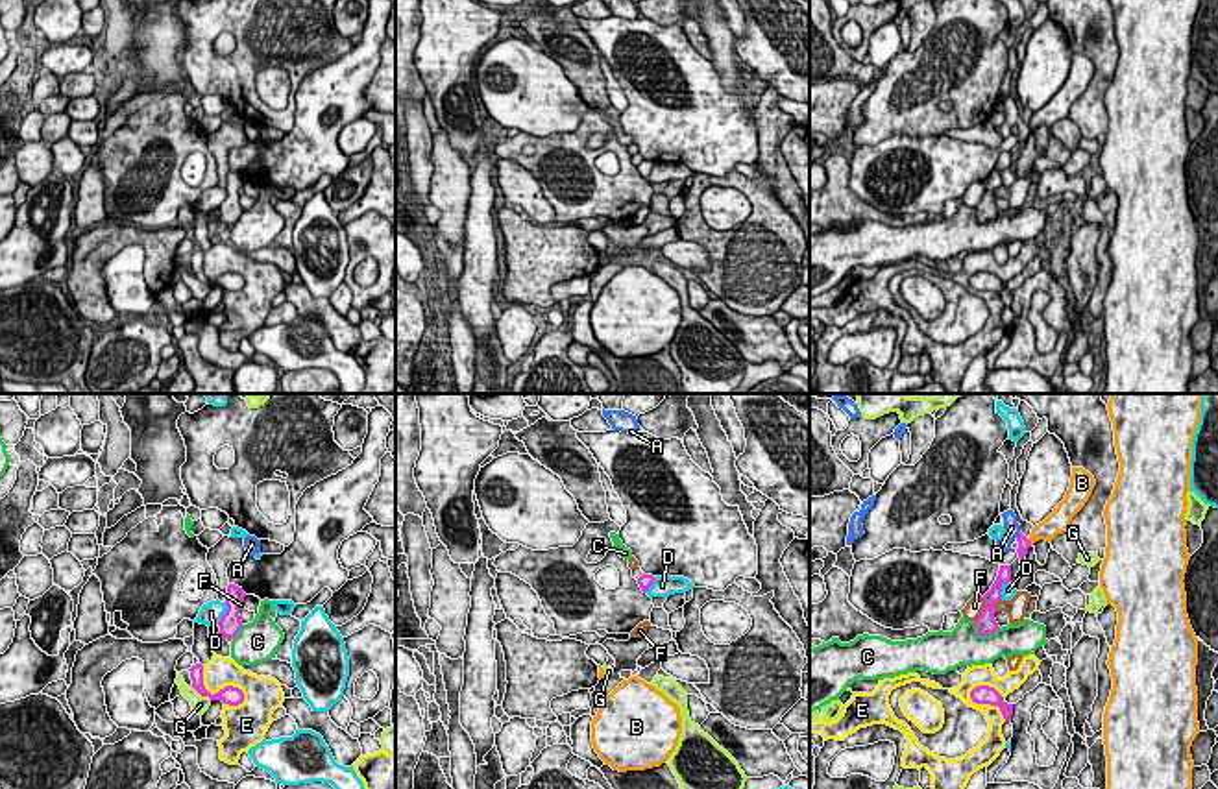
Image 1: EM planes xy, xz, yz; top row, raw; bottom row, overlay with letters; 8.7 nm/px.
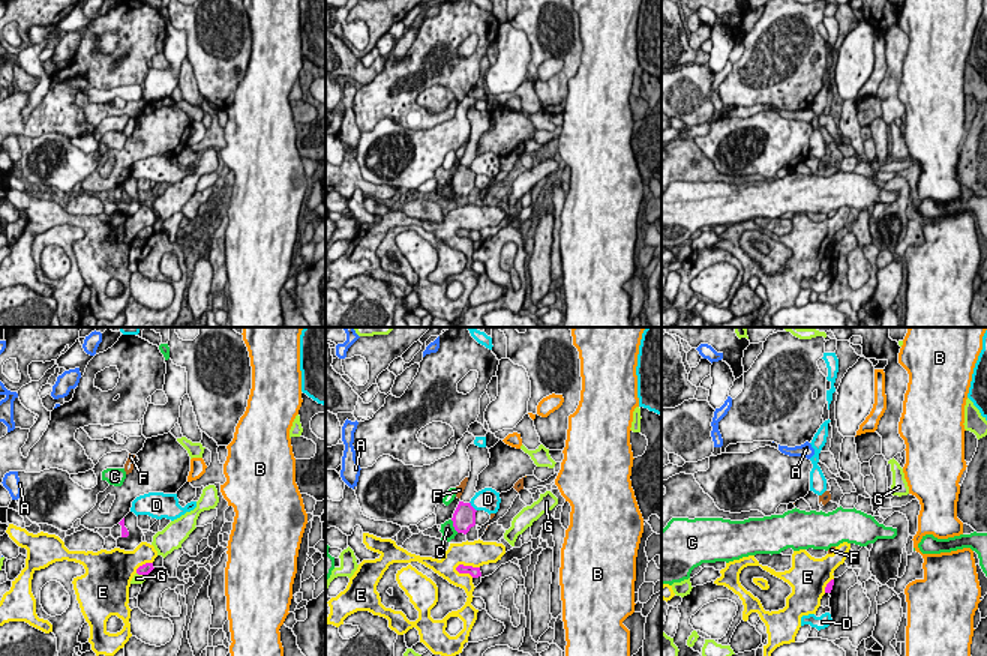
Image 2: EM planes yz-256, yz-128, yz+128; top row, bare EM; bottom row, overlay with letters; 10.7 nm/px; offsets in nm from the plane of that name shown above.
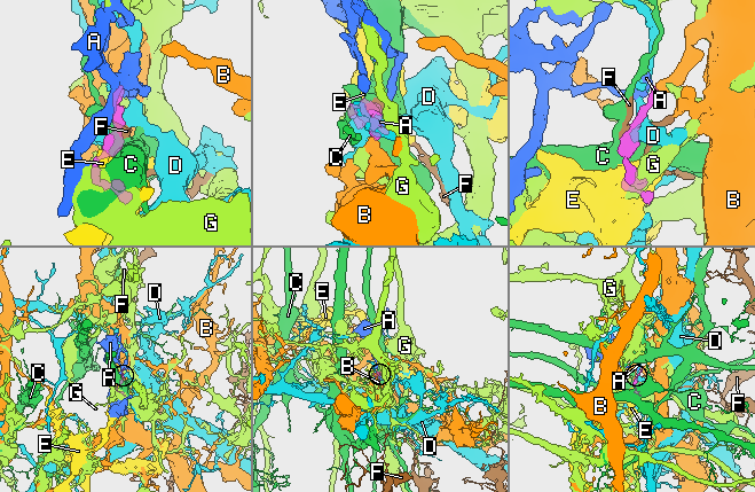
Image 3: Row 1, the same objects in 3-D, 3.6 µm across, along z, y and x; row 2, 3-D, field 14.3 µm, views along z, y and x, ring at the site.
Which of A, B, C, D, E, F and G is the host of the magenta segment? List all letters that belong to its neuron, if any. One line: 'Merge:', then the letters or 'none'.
Merge: A

